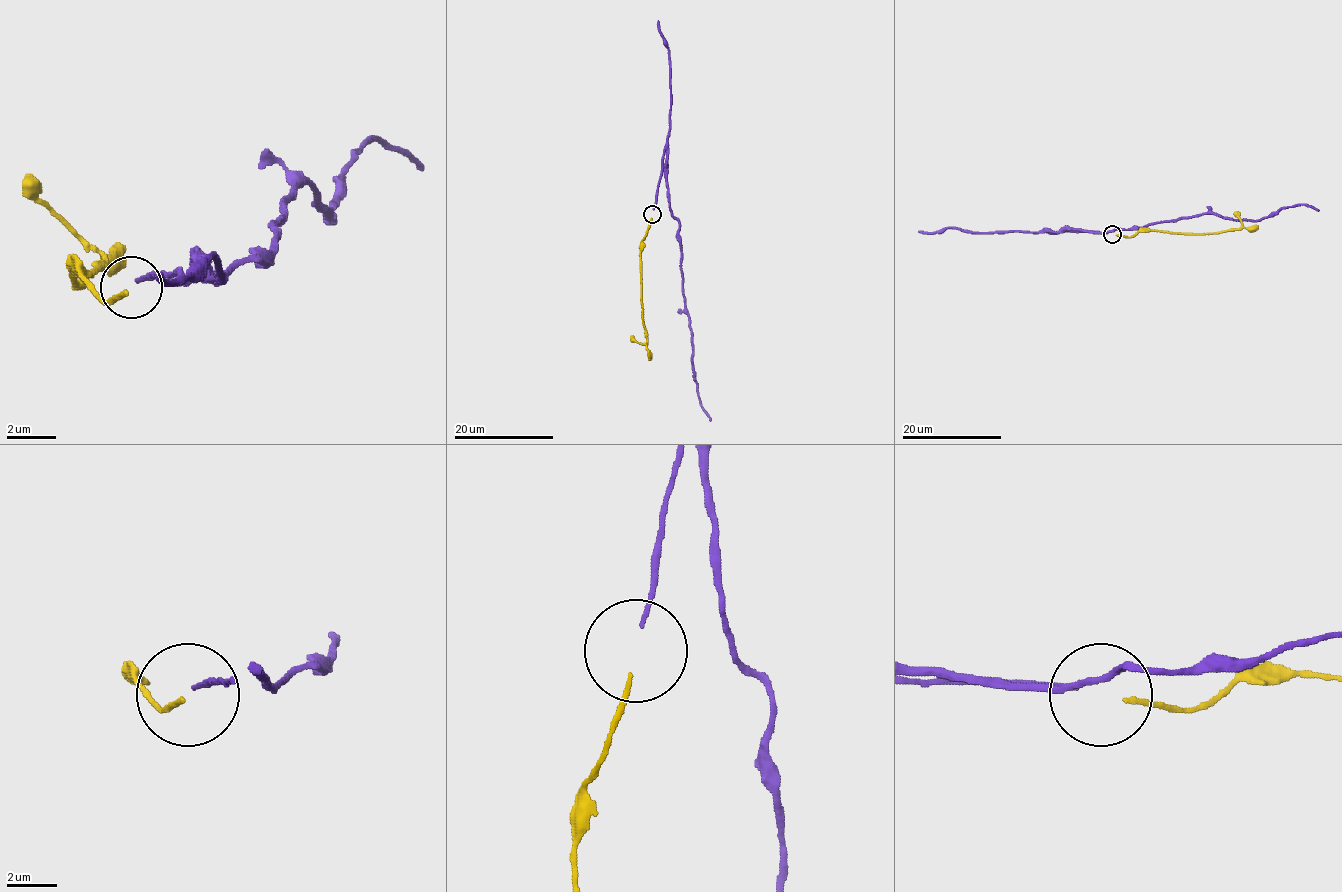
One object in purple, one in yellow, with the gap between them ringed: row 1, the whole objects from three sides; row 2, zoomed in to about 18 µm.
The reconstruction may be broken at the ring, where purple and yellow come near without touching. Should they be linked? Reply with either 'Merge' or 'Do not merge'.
Merge

